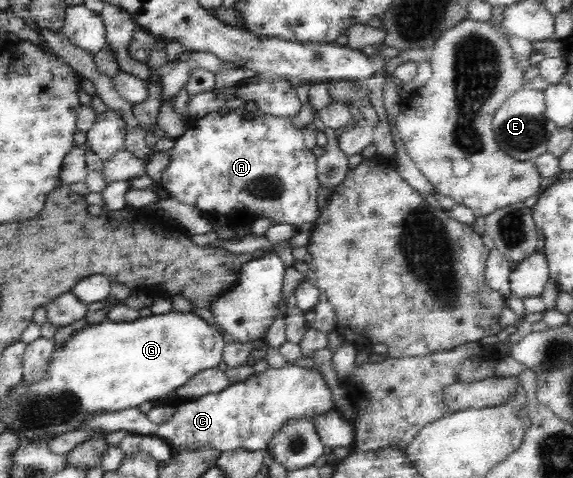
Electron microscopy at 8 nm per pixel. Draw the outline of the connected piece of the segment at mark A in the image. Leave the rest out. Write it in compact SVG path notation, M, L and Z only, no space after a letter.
M248 110L215 111L189 122L185 132L174 139L174 146L168 150L170 162L162 172L162 188L175 200L196 206L208 215L227 215L236 209L242 214L270 218L273 225L285 223L298 228L305 222L316 222L321 214L317 207L321 183L317 157L305 147L302 129L296 128L289 118L270 115L245 118L247 113Z

